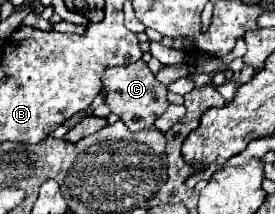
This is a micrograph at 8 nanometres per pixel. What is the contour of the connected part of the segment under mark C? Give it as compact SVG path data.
M142 59L136 63L104 69L102 91L104 91L104 105L108 105L110 111L116 113L130 131L140 131L140 129L152 127L154 121L170 105L166 99L168 89L154 77L154 73L148 69L146 61L142 61Z

